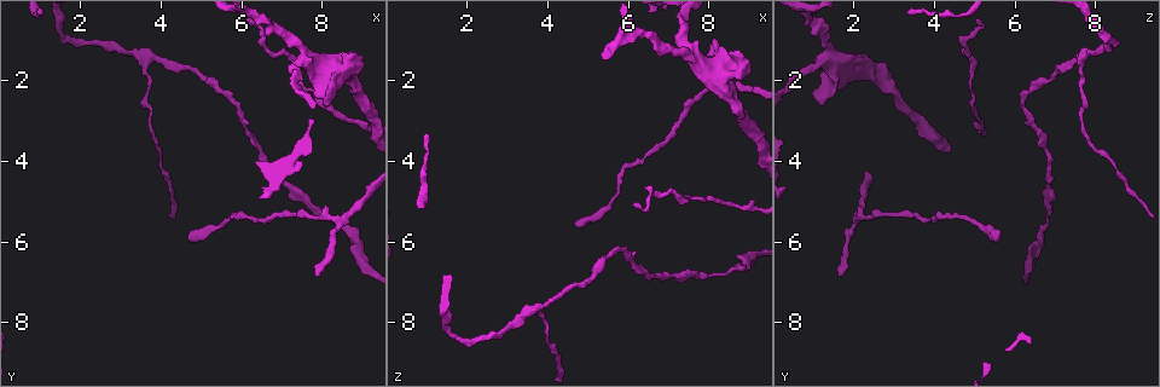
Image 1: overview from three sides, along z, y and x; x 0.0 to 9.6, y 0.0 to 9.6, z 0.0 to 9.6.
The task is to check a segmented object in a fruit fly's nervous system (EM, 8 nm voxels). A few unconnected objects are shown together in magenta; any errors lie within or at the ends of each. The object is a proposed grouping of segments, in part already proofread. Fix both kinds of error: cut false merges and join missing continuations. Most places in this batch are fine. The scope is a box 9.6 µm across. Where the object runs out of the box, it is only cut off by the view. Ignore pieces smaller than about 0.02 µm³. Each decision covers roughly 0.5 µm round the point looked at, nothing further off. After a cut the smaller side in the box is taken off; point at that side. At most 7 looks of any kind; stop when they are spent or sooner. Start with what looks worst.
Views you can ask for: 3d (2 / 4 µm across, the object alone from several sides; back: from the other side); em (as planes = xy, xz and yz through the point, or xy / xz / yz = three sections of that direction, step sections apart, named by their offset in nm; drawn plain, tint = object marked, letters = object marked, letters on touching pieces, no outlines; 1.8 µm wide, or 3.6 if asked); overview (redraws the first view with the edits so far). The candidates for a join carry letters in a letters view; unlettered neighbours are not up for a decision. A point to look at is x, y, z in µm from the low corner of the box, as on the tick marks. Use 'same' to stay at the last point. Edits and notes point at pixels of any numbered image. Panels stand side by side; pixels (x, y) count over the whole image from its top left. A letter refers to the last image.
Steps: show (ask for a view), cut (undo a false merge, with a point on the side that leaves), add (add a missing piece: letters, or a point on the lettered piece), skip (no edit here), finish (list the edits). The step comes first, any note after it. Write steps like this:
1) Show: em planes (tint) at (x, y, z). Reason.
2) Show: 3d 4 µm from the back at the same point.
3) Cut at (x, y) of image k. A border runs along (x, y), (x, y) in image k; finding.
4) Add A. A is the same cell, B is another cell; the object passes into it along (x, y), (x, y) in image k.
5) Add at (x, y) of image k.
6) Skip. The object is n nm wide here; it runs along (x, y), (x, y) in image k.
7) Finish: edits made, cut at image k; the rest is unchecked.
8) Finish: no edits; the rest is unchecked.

Show: 3d 4 µm at (7.90, 6.85, 1.60).

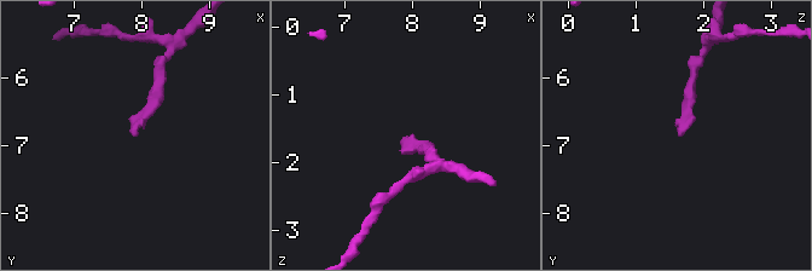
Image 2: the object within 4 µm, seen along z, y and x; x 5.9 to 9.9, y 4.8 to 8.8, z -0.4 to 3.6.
Show: em planes (plain) at (7.95, 6.80, 1.65).

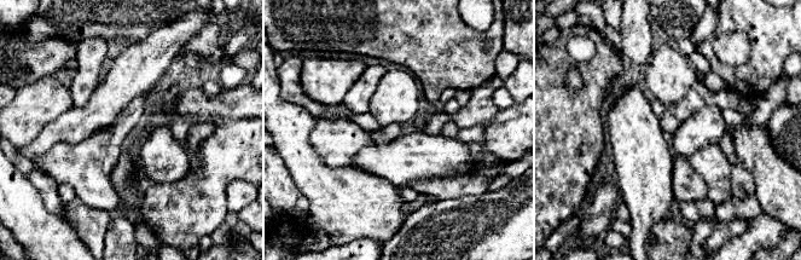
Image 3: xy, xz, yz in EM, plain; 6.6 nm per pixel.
Show: em planes (letters) at the same point.

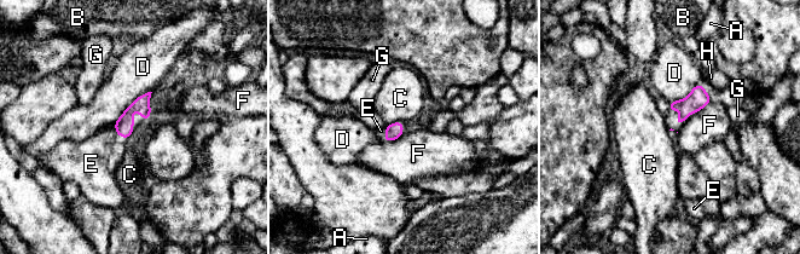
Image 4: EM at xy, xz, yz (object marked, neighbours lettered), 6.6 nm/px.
Add E. E is the same cell, A, B, C, D, F, G and H are other cells; the object passes into it along (123, 126), (121, 136), (93, 161) in image 4; the cell continues.

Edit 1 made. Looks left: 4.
Show: 3d 4 µm at (4.80, 6.00, 5.50). Long arm stops here.

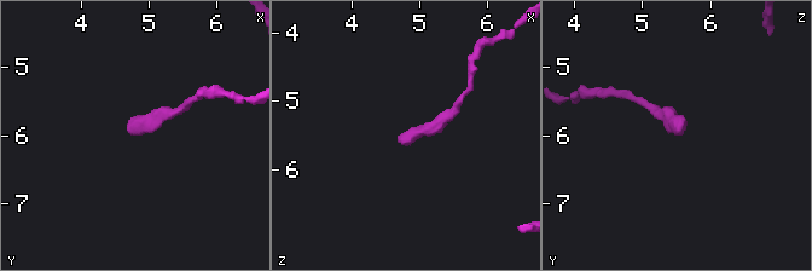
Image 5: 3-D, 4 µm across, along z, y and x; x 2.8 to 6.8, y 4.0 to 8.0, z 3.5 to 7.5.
Show: em planes (letters) at (4.70, 6.00, 5.55).

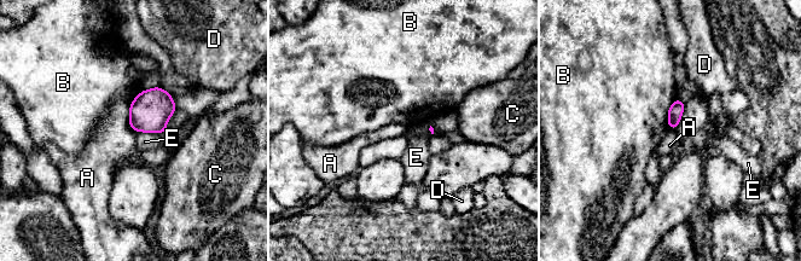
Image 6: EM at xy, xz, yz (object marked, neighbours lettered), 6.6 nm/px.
Skip. A, B, C, D and E are other cells; a border runs along (129, 104), (129, 126), (135, 132) in image 6; none of them fits.

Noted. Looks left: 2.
Finish: edits made, add at image 4; the rest is unchecked.

